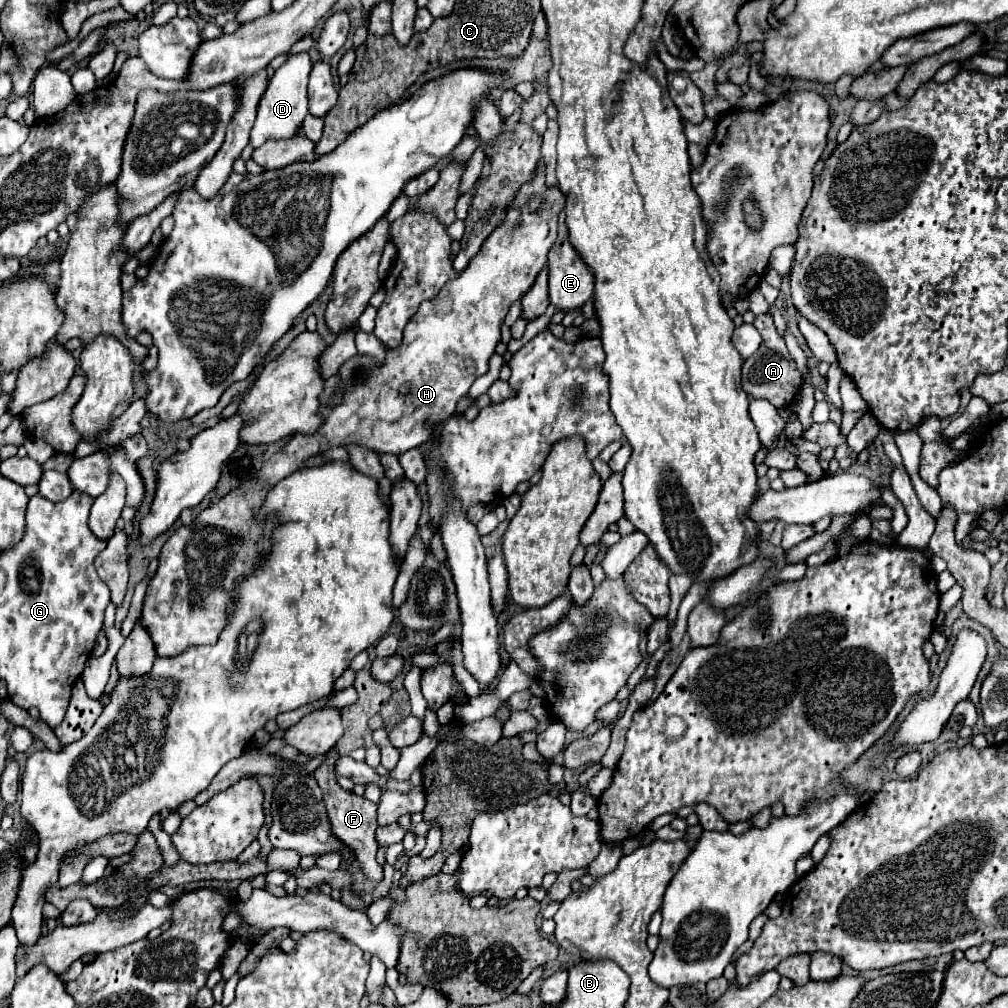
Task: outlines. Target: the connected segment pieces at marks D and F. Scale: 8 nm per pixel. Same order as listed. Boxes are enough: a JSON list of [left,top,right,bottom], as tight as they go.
[[250,53,312,149],[314,749,384,883]]

